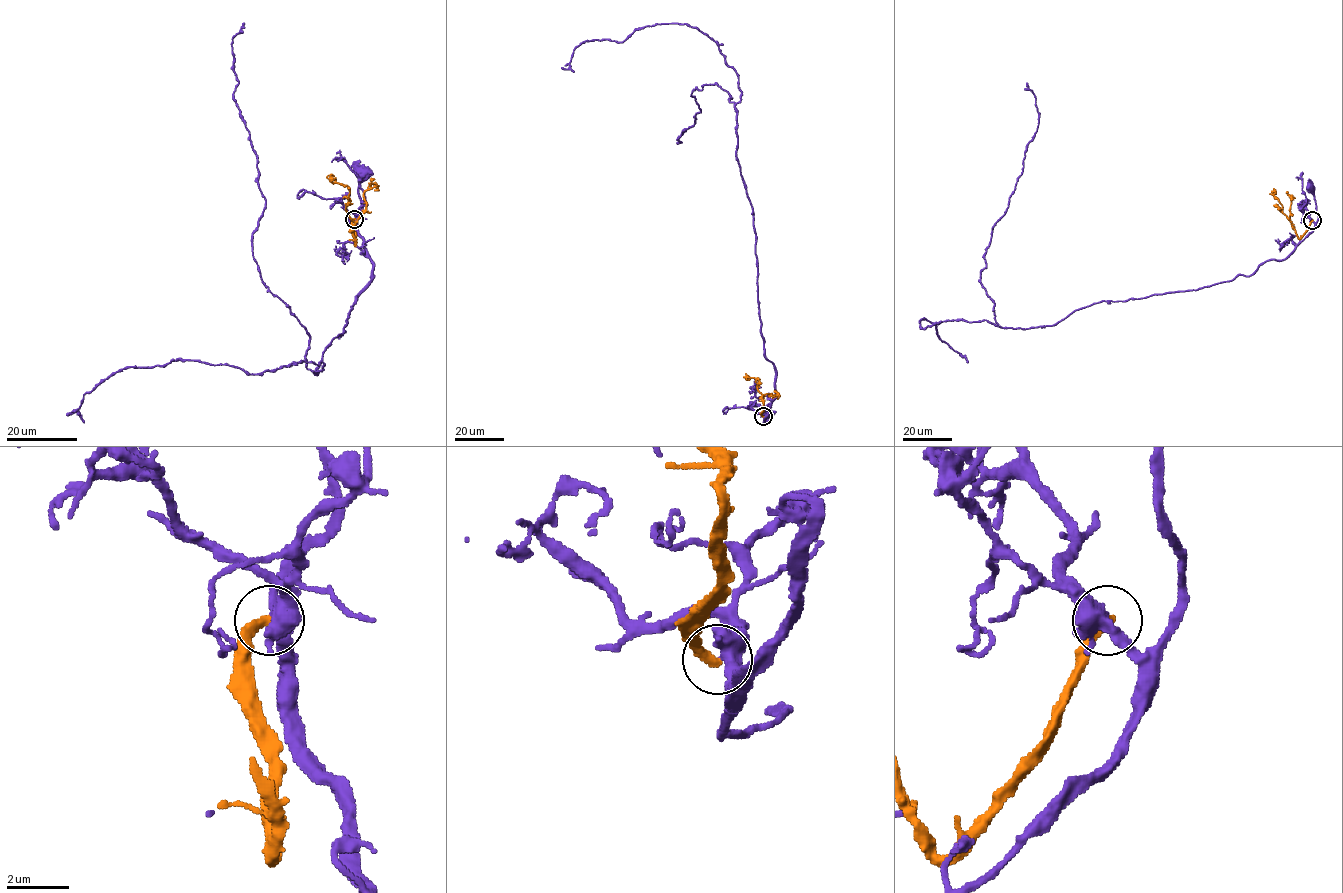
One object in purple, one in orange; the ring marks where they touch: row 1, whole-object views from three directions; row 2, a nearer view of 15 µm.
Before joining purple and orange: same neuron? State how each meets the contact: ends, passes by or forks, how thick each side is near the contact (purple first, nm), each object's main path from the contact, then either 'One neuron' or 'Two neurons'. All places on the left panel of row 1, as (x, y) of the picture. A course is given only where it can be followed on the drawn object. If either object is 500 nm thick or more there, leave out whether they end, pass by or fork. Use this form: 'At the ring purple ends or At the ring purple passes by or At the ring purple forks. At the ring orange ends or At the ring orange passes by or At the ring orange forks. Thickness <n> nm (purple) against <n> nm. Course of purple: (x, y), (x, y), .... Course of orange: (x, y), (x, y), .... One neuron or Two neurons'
At the ring purple forks. At the ring orange ends. Thickness 440 nm (purple) against 360 nm. Course of purple: (355, 219), (356, 223), (356, 214), (362, 207), (358, 183), (361, 171). Course of orange: (355, 219), (352, 222), (355, 245), (354, 222), (346, 207), (349, 189), (332, 182), (327, 175). Two neurons

